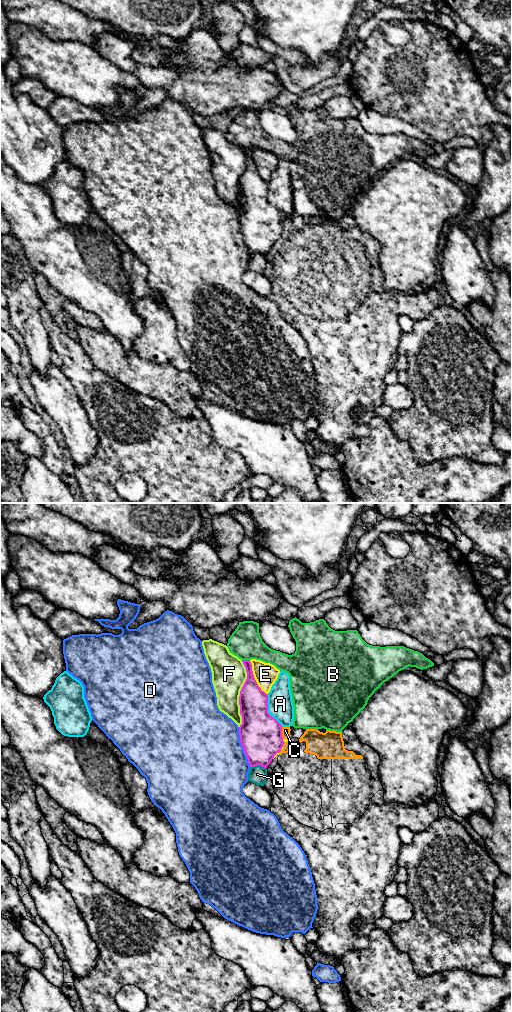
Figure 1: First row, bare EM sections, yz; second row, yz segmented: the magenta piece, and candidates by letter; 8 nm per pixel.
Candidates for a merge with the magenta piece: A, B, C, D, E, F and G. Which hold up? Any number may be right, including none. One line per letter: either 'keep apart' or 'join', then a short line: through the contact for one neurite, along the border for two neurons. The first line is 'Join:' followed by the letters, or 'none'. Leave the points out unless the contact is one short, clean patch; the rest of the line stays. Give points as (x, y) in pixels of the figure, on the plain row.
Join: none
A: keep apart
B: keep apart
C: keep apart; line yz (281, 215), (281, 224), (283, 226)
D: keep apart
E: keep apart
F: keep apart
G: keep apart

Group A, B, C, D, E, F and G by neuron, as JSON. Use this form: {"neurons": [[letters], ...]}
{"neurons": [["A"], ["B"], ["C", "E"], ["D"], ["F"], ["G"]]}

